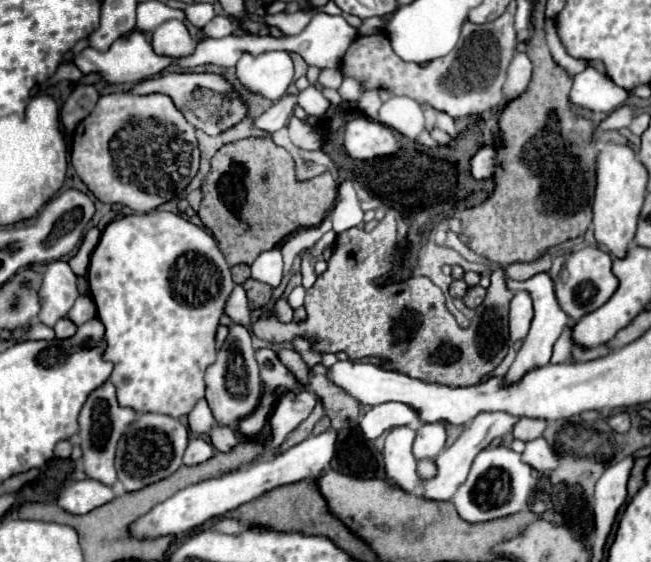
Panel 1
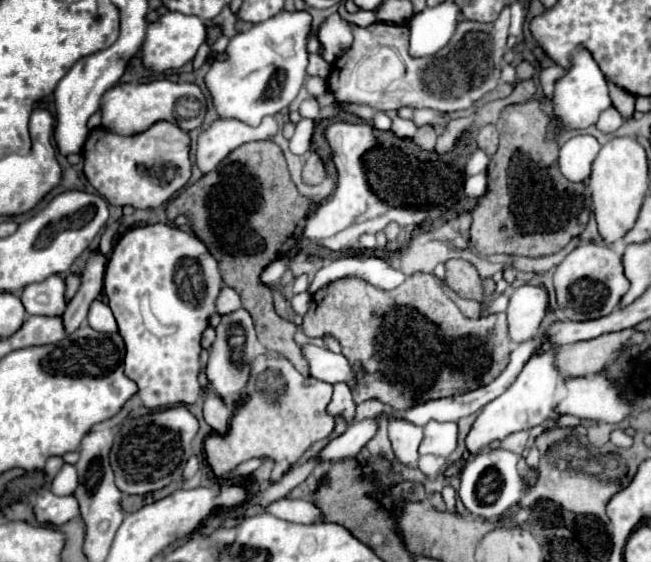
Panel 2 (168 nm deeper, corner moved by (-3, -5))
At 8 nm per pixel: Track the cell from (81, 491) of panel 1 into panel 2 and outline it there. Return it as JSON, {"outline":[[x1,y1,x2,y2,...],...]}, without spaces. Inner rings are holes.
{"outline":[[47,489,37,493,33,503,33,513,39,523,63,525,65,521,71,521,73,517,77,517,77,499,73,495,59,497]]}

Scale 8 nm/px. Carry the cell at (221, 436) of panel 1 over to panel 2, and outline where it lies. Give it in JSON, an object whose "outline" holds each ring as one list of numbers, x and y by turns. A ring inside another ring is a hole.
{"outline":[[209,391,207,397,205,397,203,415,205,415,205,421,213,427,215,433,227,431,229,419,231,419,231,409,225,405,225,401,215,391]]}

